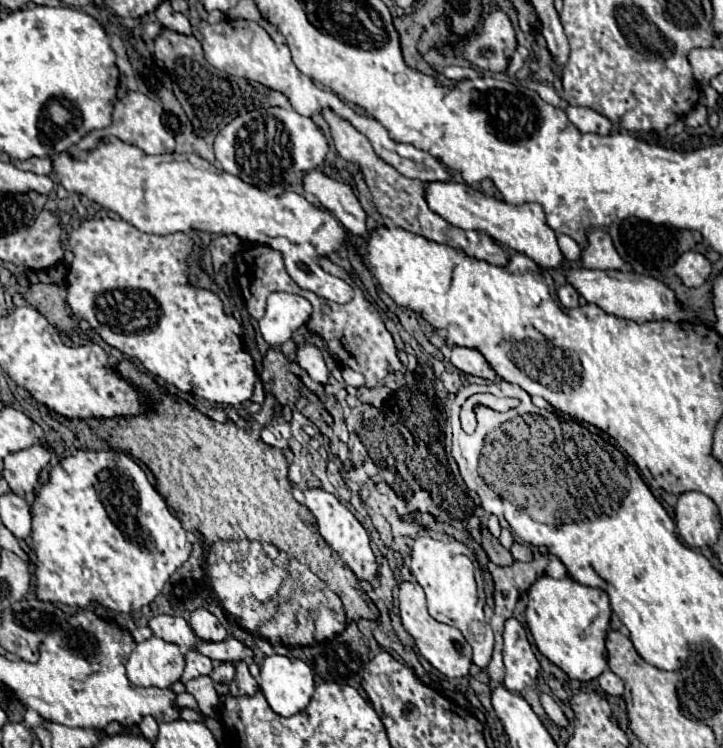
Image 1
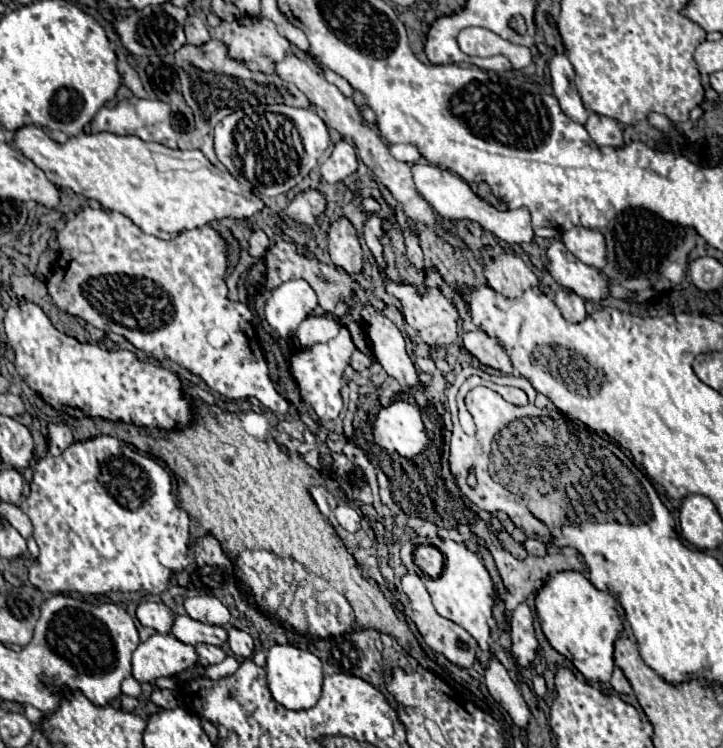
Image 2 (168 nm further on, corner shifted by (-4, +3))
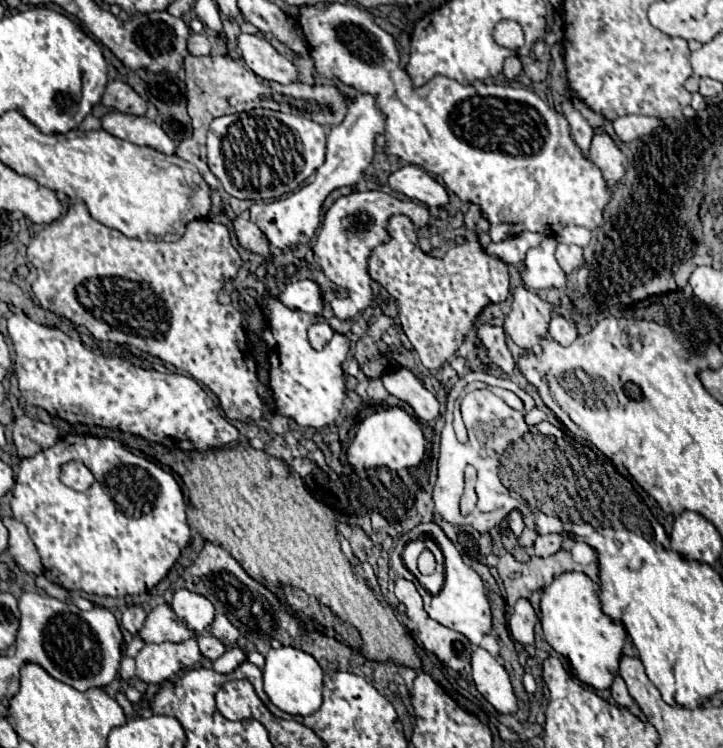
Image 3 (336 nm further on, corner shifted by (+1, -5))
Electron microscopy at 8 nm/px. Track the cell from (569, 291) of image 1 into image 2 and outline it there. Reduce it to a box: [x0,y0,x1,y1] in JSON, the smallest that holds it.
[554,290,586,322]

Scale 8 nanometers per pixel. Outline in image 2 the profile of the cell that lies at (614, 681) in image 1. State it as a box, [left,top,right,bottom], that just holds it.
[610,668,632,694]

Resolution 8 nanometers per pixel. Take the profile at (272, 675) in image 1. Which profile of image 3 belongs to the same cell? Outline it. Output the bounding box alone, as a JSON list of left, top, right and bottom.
[263,646,323,716]

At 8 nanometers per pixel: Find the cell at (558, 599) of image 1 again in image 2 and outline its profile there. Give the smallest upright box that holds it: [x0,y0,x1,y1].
[536,570,624,682]

